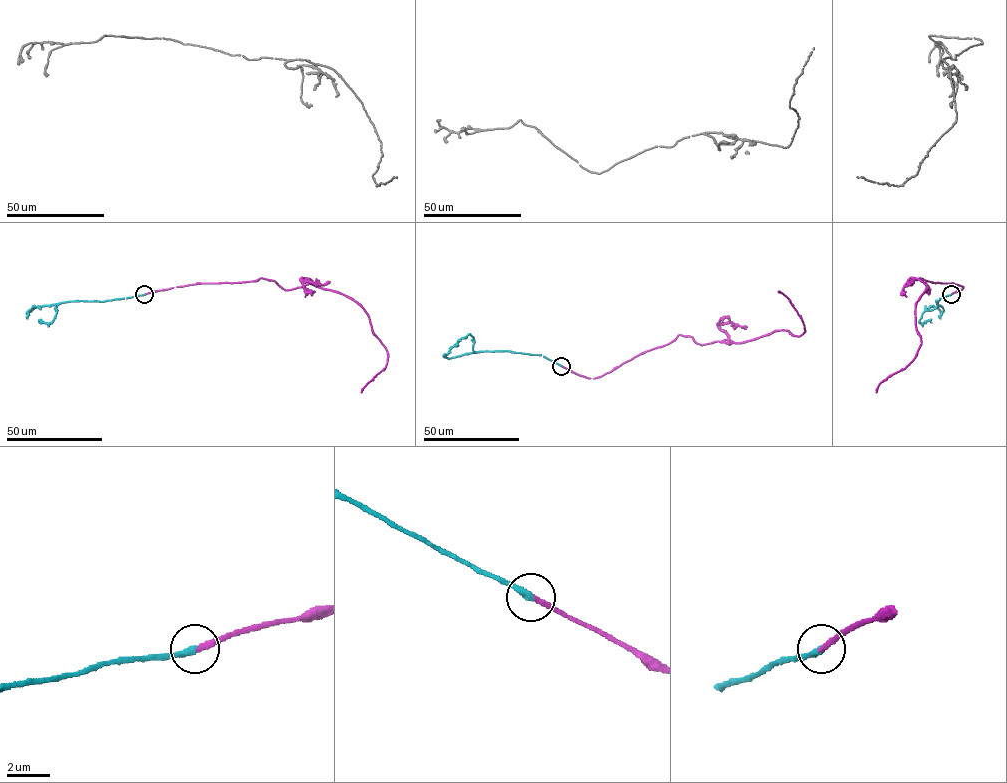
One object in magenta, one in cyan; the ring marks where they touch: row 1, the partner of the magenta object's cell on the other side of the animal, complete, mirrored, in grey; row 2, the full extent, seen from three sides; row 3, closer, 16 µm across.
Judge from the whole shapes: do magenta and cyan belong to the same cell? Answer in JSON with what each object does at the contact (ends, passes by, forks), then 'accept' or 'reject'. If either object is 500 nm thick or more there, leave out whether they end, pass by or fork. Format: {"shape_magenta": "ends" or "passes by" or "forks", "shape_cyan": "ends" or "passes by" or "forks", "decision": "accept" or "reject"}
{"shape_magenta": "ends", "shape_cyan": "ends", "decision": "accept"}

